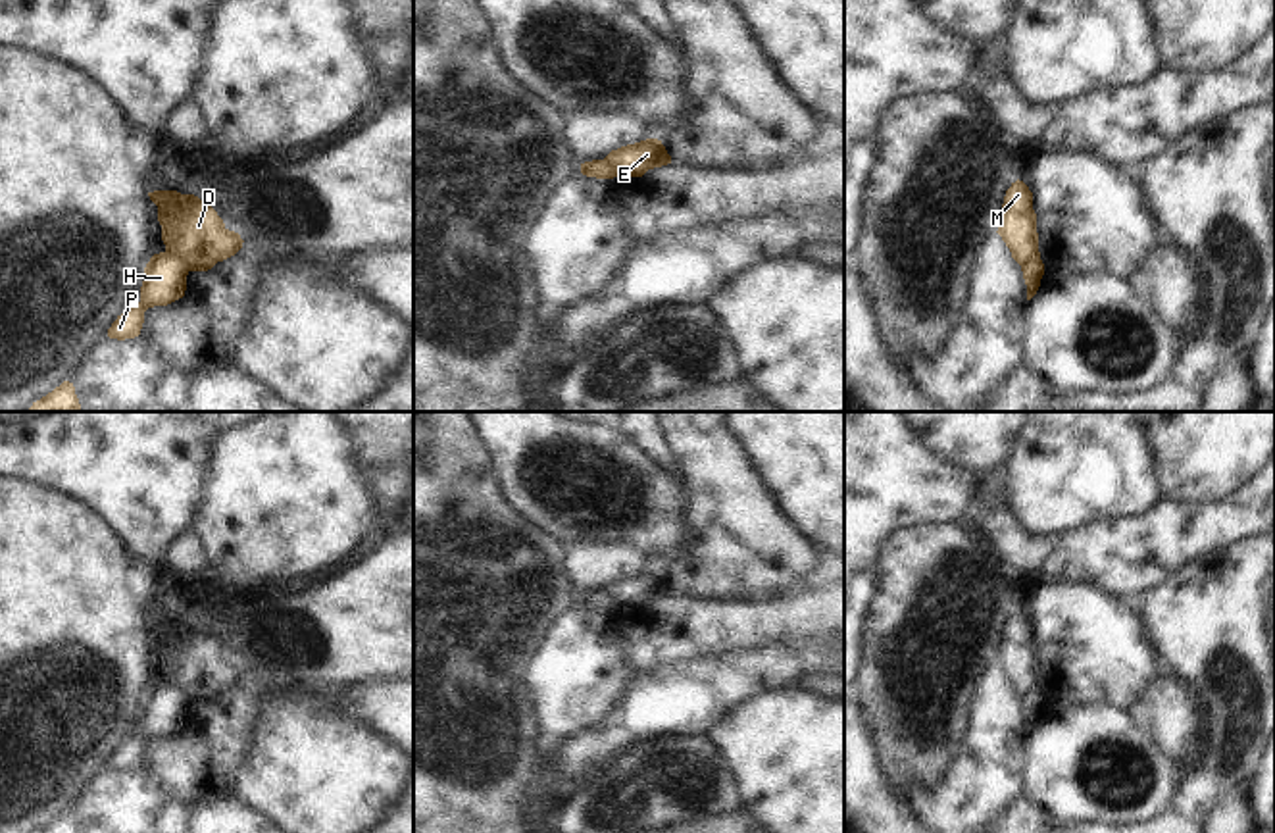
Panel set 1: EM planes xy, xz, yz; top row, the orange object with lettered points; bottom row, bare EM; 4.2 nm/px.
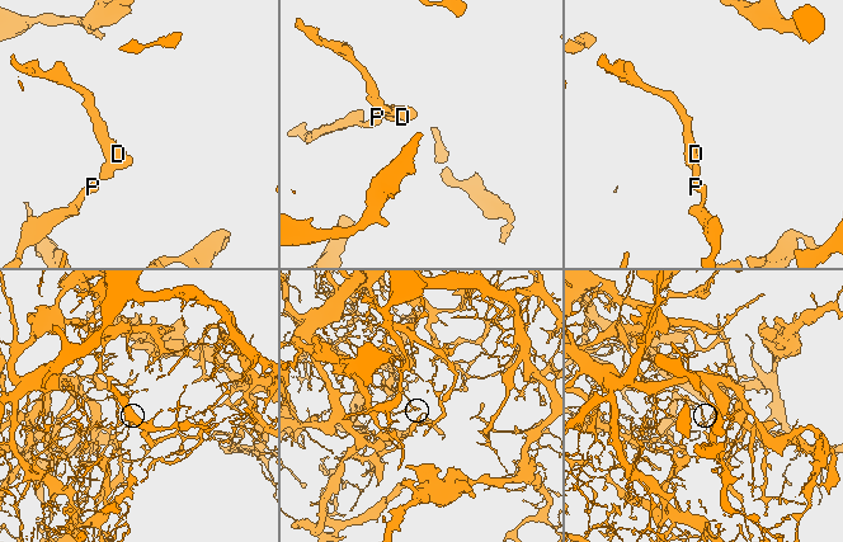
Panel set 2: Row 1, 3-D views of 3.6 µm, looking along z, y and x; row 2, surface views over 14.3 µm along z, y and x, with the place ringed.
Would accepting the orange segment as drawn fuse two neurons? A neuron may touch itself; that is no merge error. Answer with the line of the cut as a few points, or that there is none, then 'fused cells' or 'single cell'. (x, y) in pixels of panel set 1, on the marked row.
cut xy (166, 251), (189, 270); fused cells

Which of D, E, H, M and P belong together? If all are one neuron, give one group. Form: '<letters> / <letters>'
D E M / H P

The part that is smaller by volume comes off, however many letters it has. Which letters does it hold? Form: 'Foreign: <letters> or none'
Foreign: D, E, M

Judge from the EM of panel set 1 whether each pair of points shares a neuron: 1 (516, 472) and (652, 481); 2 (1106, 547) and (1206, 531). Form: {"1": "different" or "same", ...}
{"1": "same", "2": "same"}

